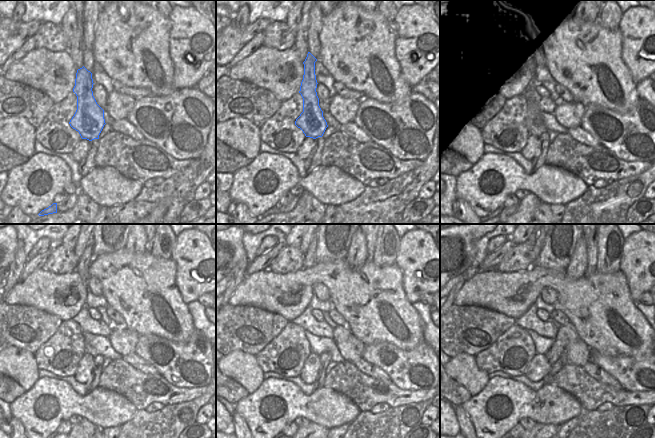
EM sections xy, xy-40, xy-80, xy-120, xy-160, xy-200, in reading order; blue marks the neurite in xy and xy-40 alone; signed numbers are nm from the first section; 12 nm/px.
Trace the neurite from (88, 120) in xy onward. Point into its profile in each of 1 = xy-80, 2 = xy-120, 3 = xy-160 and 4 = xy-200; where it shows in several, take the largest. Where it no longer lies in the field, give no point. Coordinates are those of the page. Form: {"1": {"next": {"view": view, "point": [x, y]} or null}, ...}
{"1": {"next": {"view": "xy-80", "point": [534, 121]}}, "2": {"next": {"view": "xy-120", "point": [86, 259]}}, "3": {"next": {"view": "xy-160", "point": [309, 259]}}, "4": {"next": {"view": "xy-200", "point": [538, 244]}}}

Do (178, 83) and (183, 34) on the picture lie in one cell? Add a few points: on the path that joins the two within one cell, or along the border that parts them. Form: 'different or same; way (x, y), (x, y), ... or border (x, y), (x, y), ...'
same; way (181, 71), (183, 46)

